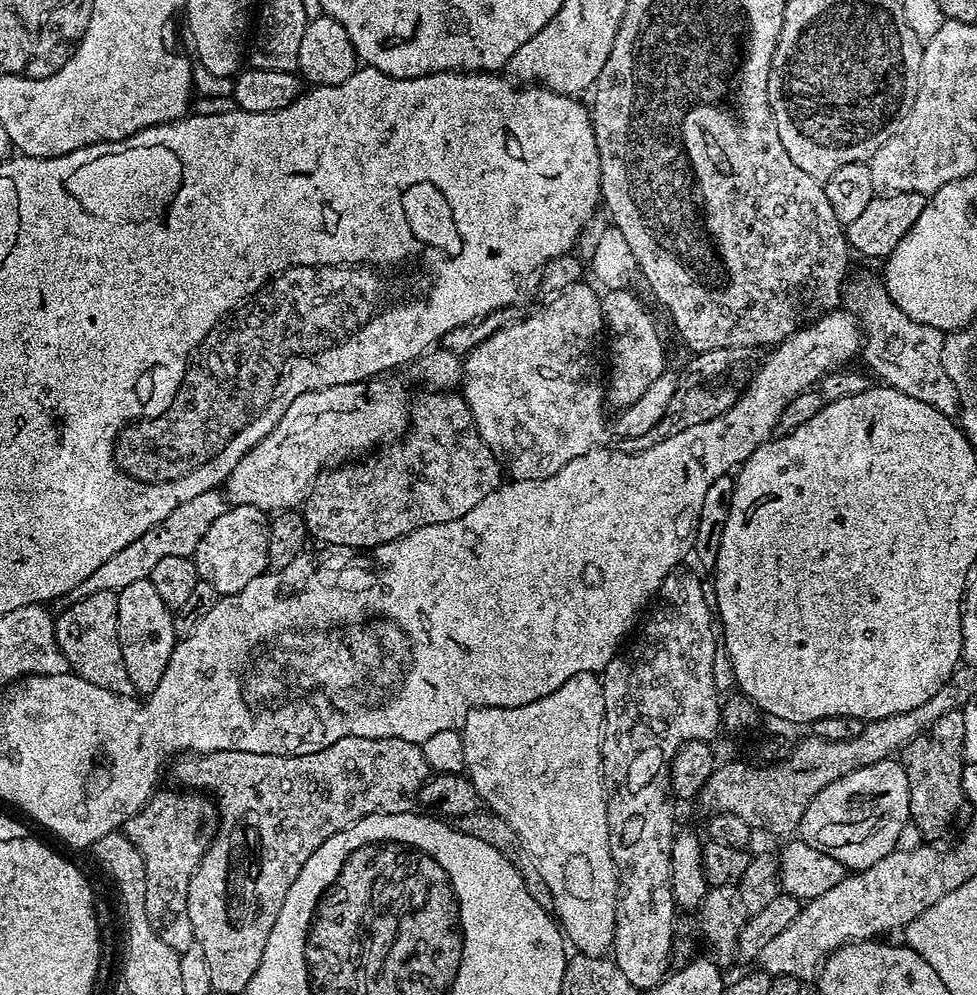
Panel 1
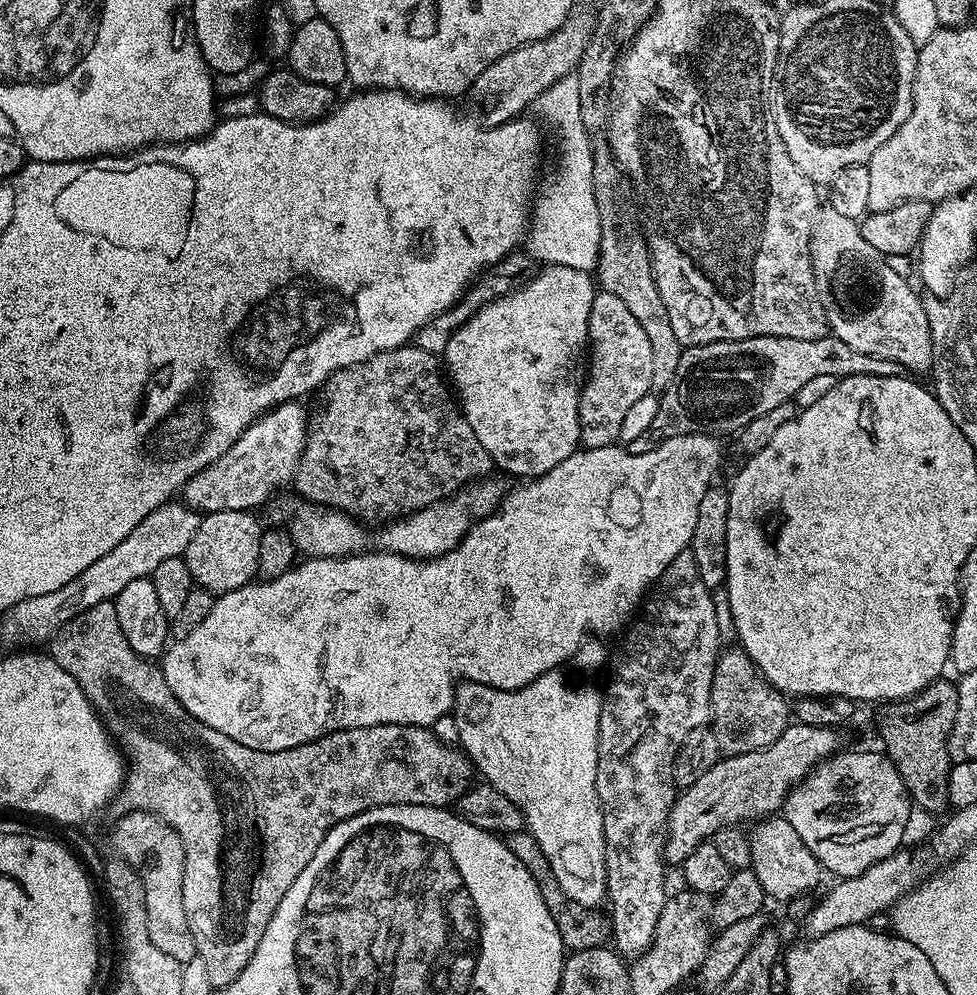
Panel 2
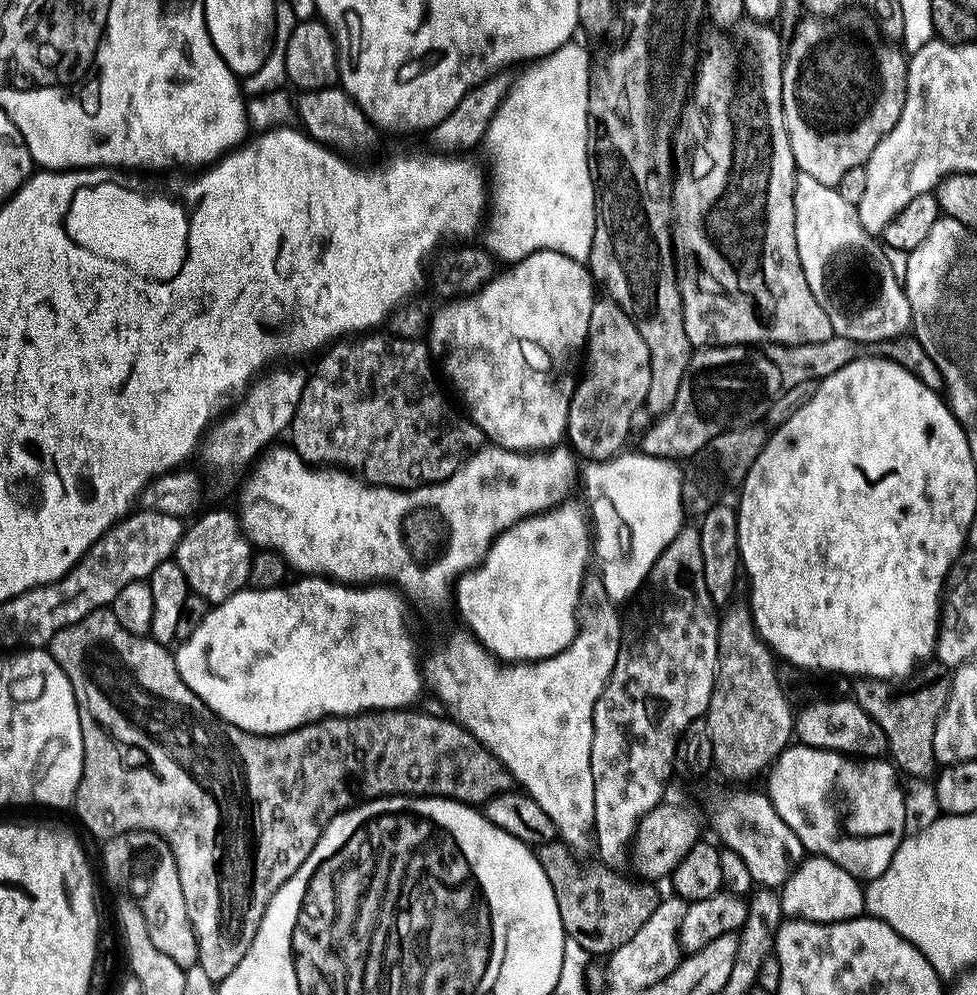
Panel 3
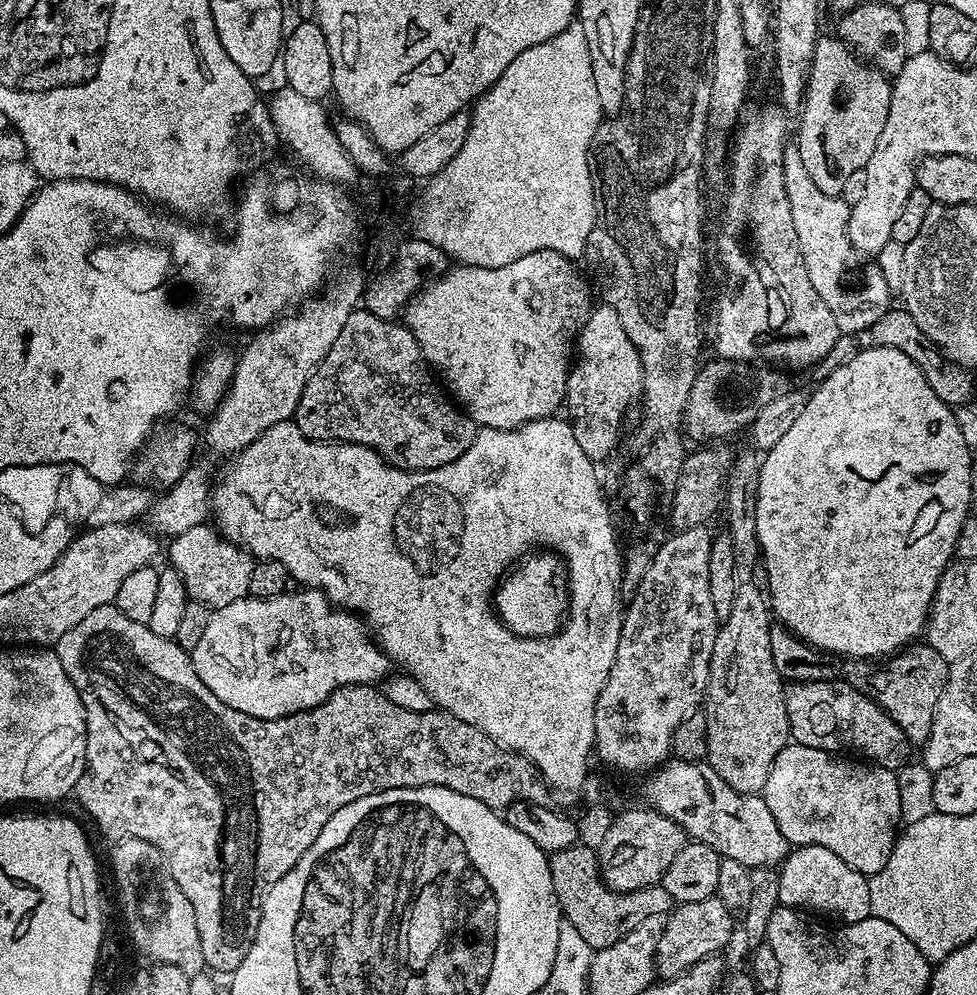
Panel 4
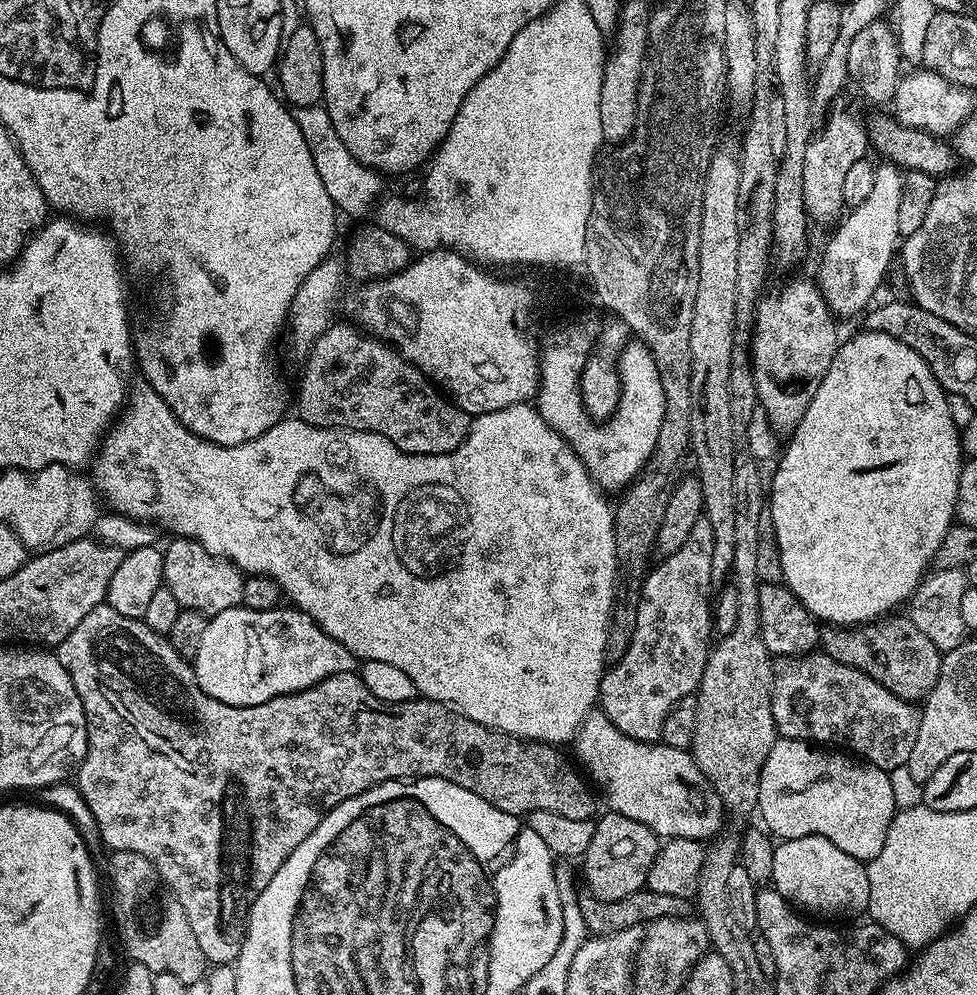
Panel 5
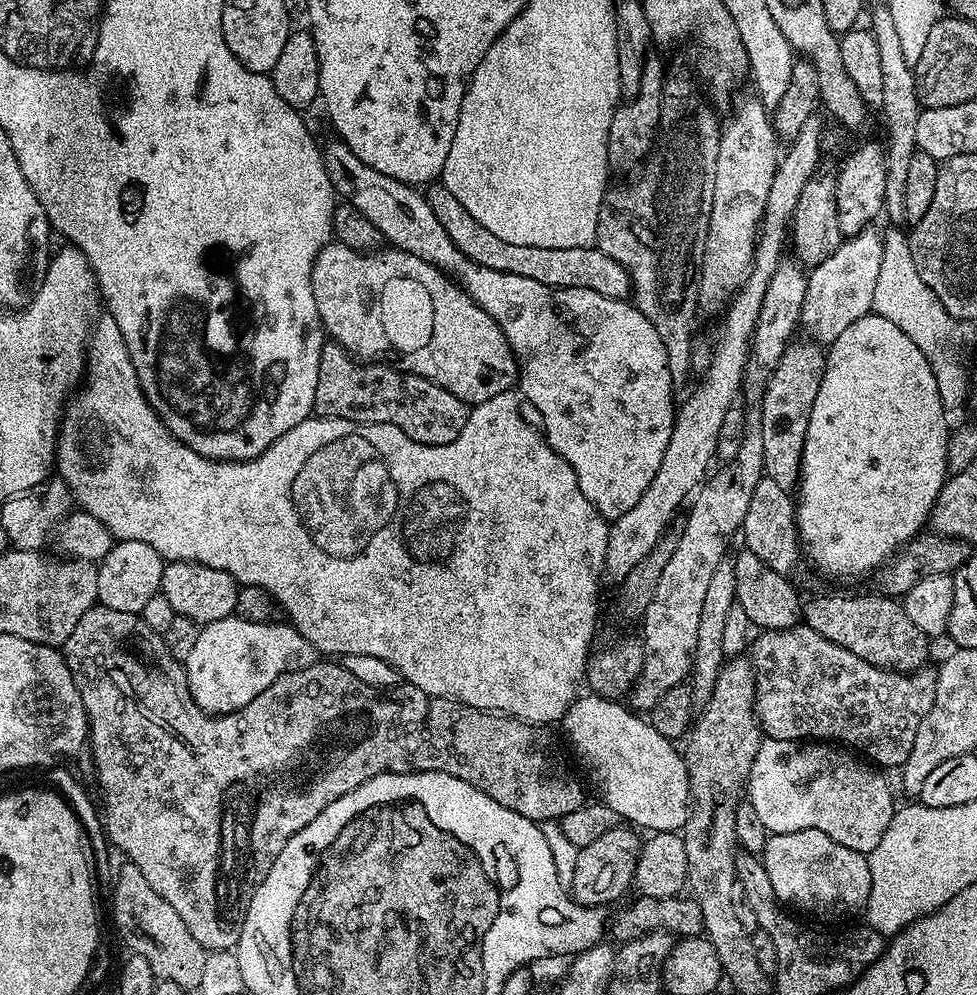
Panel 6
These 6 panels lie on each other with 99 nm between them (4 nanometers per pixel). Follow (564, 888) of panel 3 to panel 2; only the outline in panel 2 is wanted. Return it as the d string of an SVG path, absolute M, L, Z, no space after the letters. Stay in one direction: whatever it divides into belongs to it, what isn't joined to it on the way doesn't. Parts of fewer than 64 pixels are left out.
M527 830L513 832L506 840L508 849L530 870L534 882L538 882L538 890L542 894L542 902L546 902L546 910L550 910L550 918L554 918L554 926L558 926L558 934L562 938L565 949L577 952L587 948L599 948L609 939L610 920L603 911L595 908L587 908L578 902L574 902L564 893L562 886L558 886L558 878L550 870L550 862L546 862L546 854L542 854L542 846Z

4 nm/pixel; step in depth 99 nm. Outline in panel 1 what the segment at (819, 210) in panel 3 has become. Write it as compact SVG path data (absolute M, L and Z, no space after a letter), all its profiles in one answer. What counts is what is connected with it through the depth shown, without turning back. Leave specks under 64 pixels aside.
M860 276L857 280L849 279L842 288L842 304L847 311L856 317L862 333L862 360L865 360L867 371L873 377L881 376L883 383L894 390L902 390L902 394L910 394L910 398L918 398L918 402L926 402L926 406L934 406L942 414L955 417L960 411L958 390L954 390L954 382L946 374L942 366L942 346L945 333L934 326L926 326L922 322L914 322L890 298L884 288L883 279L872 276Z

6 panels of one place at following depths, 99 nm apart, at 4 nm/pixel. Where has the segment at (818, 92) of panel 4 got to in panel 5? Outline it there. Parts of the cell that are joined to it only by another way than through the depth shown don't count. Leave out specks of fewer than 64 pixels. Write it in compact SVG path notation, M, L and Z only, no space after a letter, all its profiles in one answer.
M834 111L827 113L824 121L828 121L825 122L824 129L821 132L819 129L809 140L806 146L806 158L802 161L804 211L813 221L836 222L841 219L846 208L844 198L846 174L850 174L850 166L854 166L854 162L865 159L869 155L867 152L870 152L865 121L859 120L852 112Z

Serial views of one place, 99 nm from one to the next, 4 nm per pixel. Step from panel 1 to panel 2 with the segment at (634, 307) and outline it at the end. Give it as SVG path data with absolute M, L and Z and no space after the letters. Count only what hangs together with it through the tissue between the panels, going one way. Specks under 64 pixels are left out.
M603 290L597 291L594 306L590 306L588 343L590 363L586 368L586 379L584 388L580 392L580 405L578 406L580 443L586 448L607 448L620 440L622 422L626 422L626 413L630 411L630 406L634 406L638 398L647 396L653 391L654 354L650 350L650 338L646 338L646 330L642 330L637 318L630 314L630 310L617 295Z

